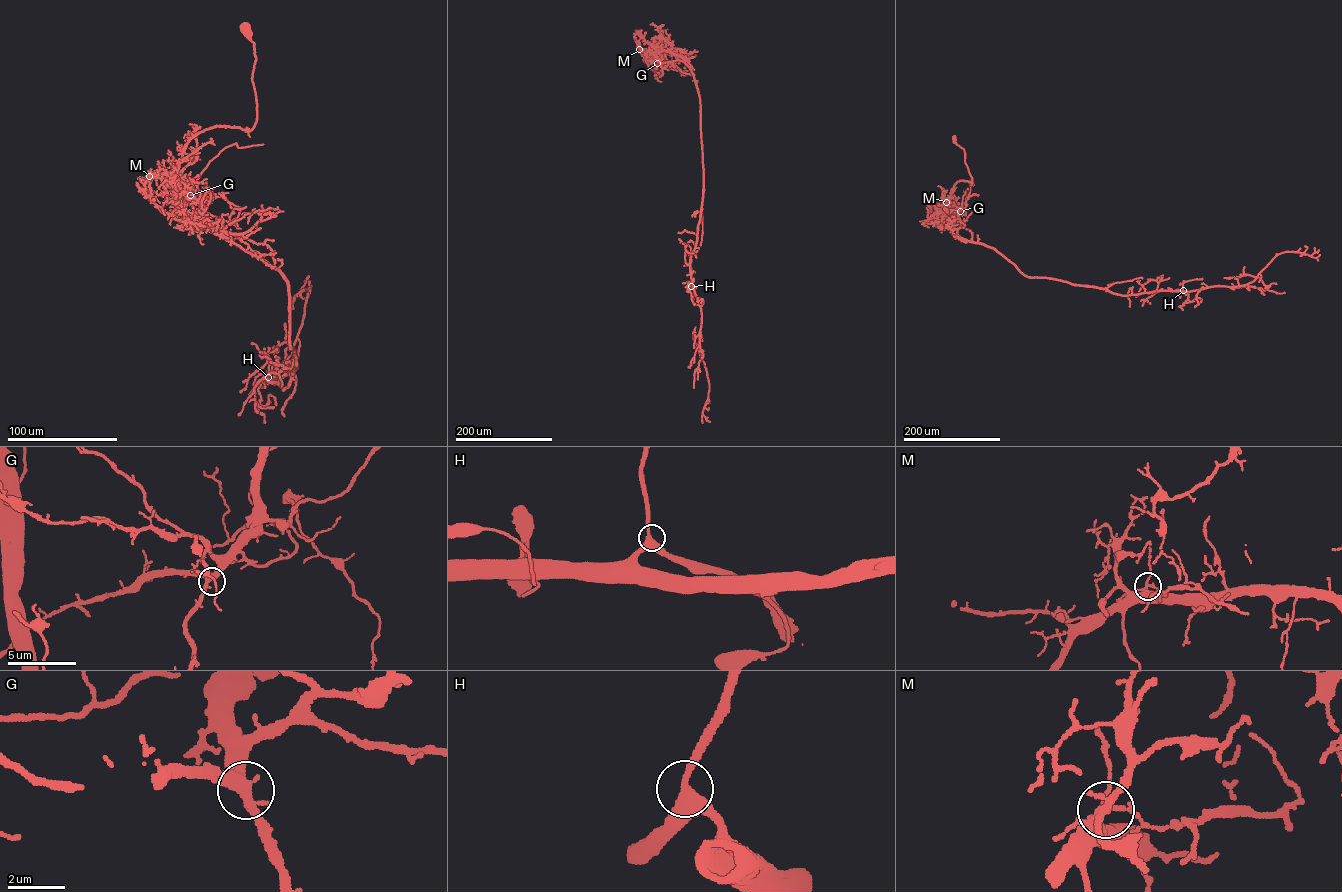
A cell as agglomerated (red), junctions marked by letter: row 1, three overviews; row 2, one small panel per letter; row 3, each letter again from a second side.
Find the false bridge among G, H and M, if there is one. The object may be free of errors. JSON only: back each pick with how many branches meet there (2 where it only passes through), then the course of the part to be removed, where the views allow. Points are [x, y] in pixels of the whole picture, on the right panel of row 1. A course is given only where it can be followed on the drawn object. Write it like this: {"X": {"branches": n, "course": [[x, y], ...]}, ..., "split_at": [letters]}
{"M": {"branches": 3, "course": [[946, 202], [960, 210], [967, 188]]}, "split_at": ["M"]}

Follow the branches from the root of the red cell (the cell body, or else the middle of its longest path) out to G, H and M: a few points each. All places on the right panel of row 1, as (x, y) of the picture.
G: (953, 138), (964, 150), (972, 179), (972, 182), (958, 181), (952, 188), (949, 204), (960, 211)
H: (953, 138), (972, 181), (958, 181), (949, 198), (960, 237), (993, 247), (1028, 276), (1122, 295), (1183, 290)
M: (953, 138), (964, 150), (972, 182), (958, 181), (949, 197), (949, 204), (951, 204), (946, 202)

